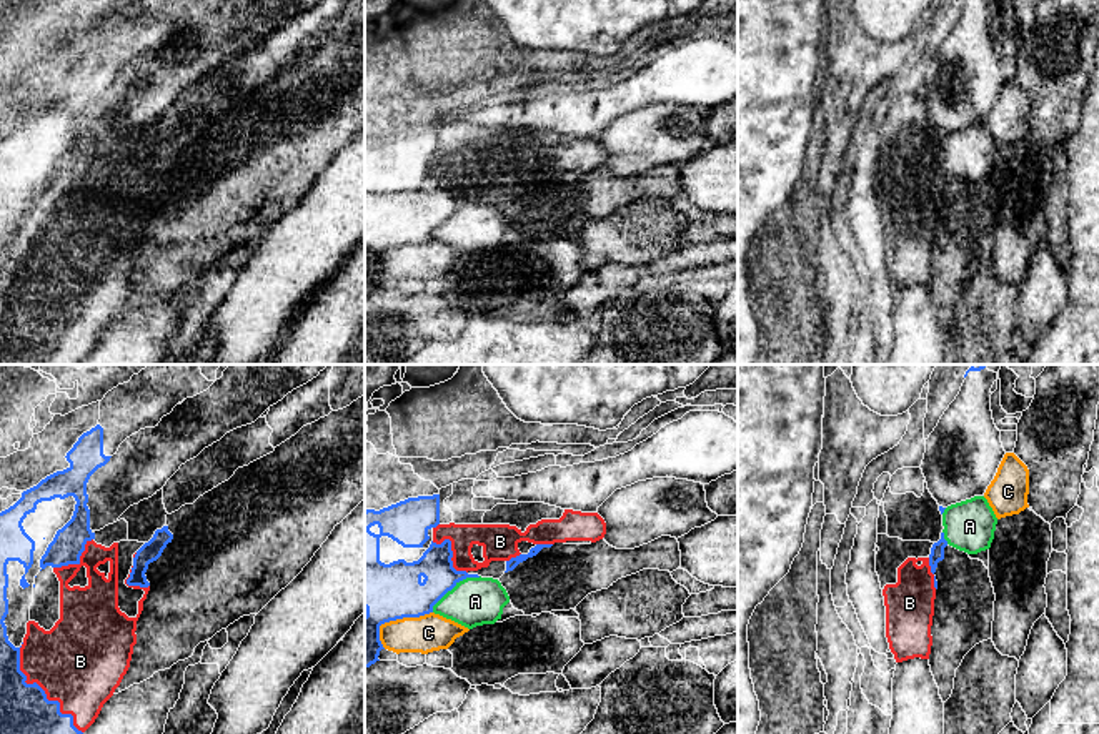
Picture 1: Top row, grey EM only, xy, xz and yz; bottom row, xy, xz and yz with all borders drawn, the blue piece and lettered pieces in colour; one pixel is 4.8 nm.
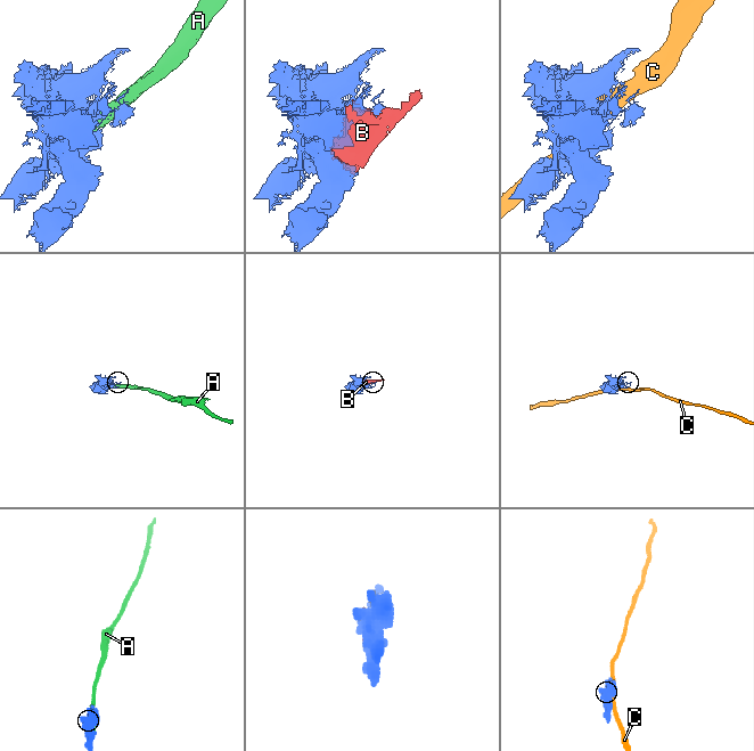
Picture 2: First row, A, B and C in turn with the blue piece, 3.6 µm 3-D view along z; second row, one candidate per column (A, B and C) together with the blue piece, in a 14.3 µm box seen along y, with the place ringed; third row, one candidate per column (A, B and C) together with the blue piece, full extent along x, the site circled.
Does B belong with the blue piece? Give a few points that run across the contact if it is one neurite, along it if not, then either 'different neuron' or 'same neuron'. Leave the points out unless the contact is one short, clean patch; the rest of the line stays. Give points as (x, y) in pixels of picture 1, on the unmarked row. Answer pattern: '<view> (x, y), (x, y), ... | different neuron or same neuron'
same neuron

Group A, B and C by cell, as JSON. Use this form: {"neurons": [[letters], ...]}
{"neurons": [["A"], ["B"], ["C"]]}

